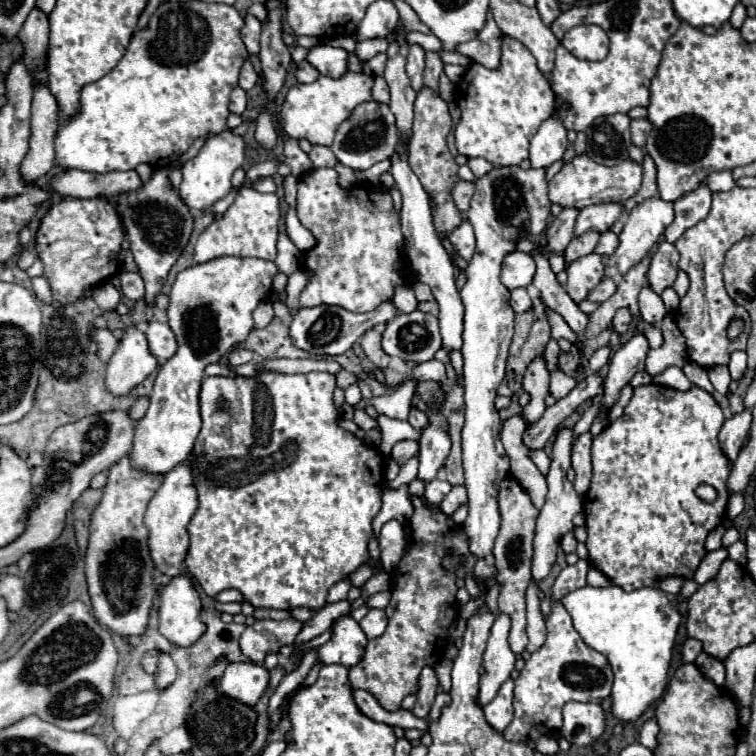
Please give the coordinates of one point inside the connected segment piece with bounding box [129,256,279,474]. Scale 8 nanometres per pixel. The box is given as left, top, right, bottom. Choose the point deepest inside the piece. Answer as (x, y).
(211, 311)

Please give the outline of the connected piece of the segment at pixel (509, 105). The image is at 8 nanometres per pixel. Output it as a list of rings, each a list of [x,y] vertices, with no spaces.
[[[503,38],[503,56],[501,68],[487,70],[485,66],[473,62],[465,72],[463,80],[457,84],[455,102],[461,110],[461,120],[455,128],[455,144],[459,154],[471,158],[481,156],[495,166],[513,166],[529,156],[529,142],[533,134],[539,130],[541,122],[547,120],[555,110],[555,94],[547,82],[547,78],[537,70],[537,62],[533,54],[521,42],[513,42],[513,38]]]

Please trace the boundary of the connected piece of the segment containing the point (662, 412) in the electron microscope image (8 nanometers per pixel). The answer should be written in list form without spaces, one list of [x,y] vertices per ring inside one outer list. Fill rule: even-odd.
[[[651,384],[635,388],[625,414],[593,440],[593,480],[583,498],[587,514],[585,544],[589,548],[589,564],[601,570],[613,584],[623,590],[637,590],[643,586],[655,586],[655,582],[665,576],[681,576],[685,580],[693,578],[705,556],[703,542],[707,534],[725,520],[729,498],[725,484],[733,464],[723,454],[717,440],[723,422],[725,418],[719,404],[699,386],[681,392]],[[699,484],[715,486],[719,492],[717,502],[707,504],[697,498],[695,488]]]

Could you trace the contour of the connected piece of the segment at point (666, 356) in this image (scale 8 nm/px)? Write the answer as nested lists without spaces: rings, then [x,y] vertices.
[[[667,314],[659,322],[659,328],[663,330],[665,342],[663,342],[661,348],[649,350],[645,360],[645,372],[651,374],[651,376],[659,376],[669,366],[683,368],[683,364],[687,362],[687,358],[685,358],[685,338],[681,338],[681,334],[677,334],[677,324],[673,322],[673,316]]]

